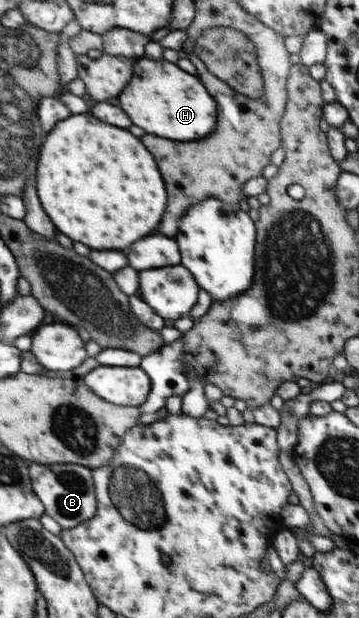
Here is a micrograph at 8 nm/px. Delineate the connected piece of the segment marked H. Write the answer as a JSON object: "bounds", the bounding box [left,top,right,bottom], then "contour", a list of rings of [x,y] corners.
{"bounds":[119,58,220,142],"contour":[[[149,58],[135,64],[133,76],[127,90],[119,96],[119,102],[131,120],[149,134],[187,142],[205,138],[215,130],[220,107],[197,76],[181,70],[177,63]]]}

